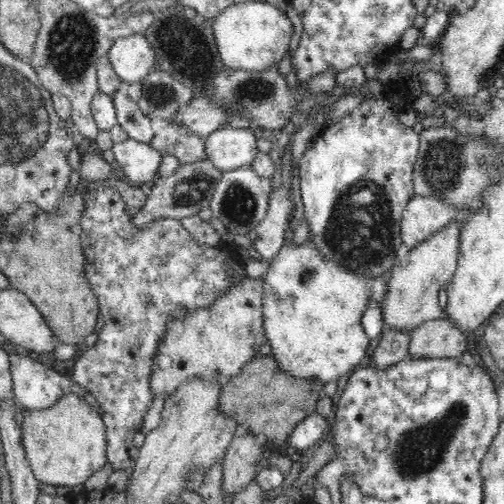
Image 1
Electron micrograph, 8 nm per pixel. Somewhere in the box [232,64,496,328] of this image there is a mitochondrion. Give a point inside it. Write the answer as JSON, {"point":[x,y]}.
{"point":[360,232]}

